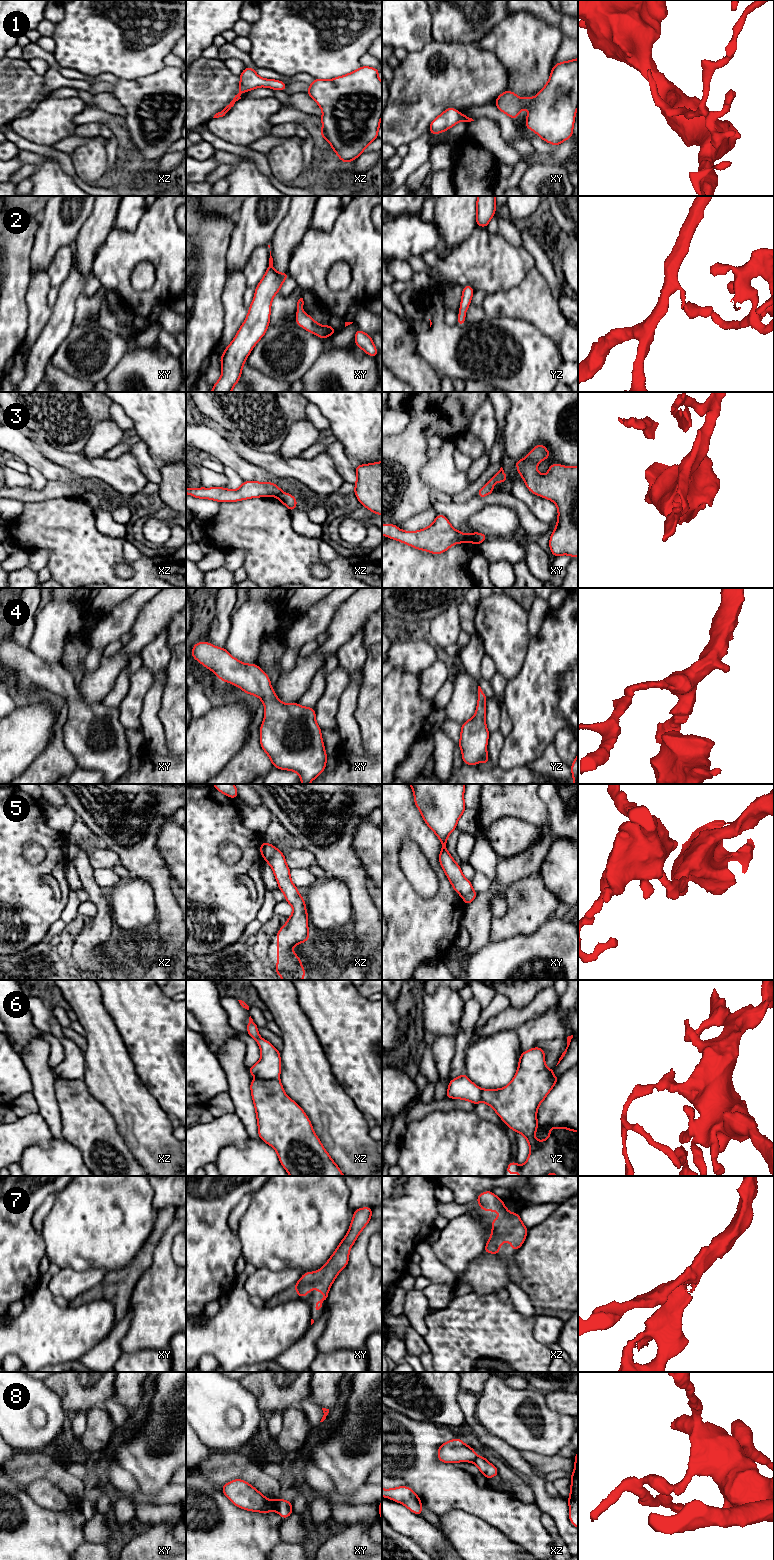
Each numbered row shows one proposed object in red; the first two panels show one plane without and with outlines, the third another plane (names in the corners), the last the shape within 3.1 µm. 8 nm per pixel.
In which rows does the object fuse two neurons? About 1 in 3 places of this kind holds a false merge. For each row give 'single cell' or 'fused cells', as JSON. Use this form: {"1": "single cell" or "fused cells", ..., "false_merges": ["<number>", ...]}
{"1": "single cell", "2": "single cell", "3": "fused cells", "4": "single cell", "5": "fused cells", "6": "fused cells", "7": "single cell", "8": "fused cells", "false_merges": ["3", "5", "6", "8"]}

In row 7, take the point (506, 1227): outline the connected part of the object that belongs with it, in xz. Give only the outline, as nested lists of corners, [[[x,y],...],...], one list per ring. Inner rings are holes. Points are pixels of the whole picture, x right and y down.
[[[492,1191],[479,1194],[475,1201],[482,1211],[498,1211],[500,1217],[492,1219],[492,1234],[487,1241],[484,1253],[499,1255],[499,1249],[503,1241],[507,1240],[512,1245],[512,1252],[518,1250],[524,1243],[528,1228],[522,1223],[519,1213],[511,1213],[507,1210],[501,1198]]]

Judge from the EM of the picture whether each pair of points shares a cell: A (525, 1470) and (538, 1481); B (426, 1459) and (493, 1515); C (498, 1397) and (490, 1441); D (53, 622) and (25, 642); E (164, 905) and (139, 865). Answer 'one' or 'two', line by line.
A: one
B: one
C: two
D: two
E: one

